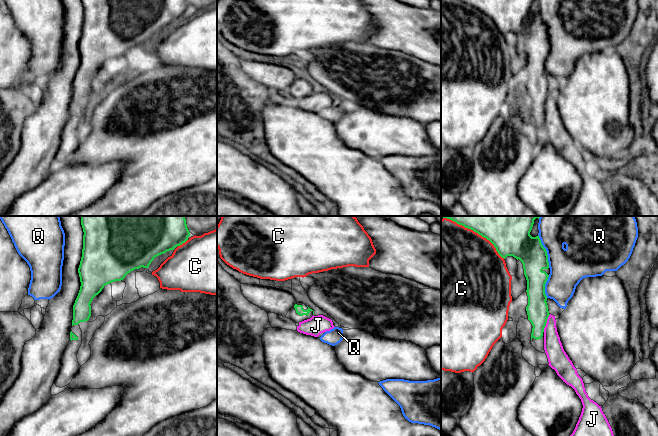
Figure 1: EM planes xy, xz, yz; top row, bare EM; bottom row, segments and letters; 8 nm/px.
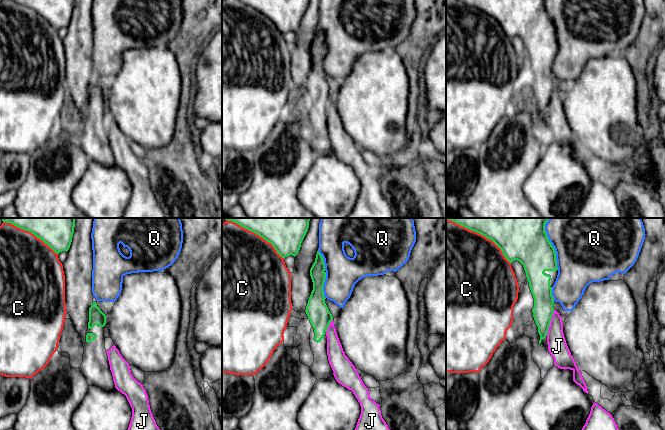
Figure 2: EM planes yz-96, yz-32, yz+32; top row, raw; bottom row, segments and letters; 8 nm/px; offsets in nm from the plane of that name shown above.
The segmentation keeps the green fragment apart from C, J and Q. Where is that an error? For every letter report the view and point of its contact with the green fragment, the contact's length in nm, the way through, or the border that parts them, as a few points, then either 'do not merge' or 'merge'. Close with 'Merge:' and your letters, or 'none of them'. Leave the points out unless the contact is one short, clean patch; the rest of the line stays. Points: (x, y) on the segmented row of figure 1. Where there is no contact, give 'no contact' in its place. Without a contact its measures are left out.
C: yz (475, 231) | 600 nm | do not merge
J: yz (546, 322) | 160 nm | do not merge
Q: yz (546, 251) | 280 nm | do not merge
Merge: none of them

